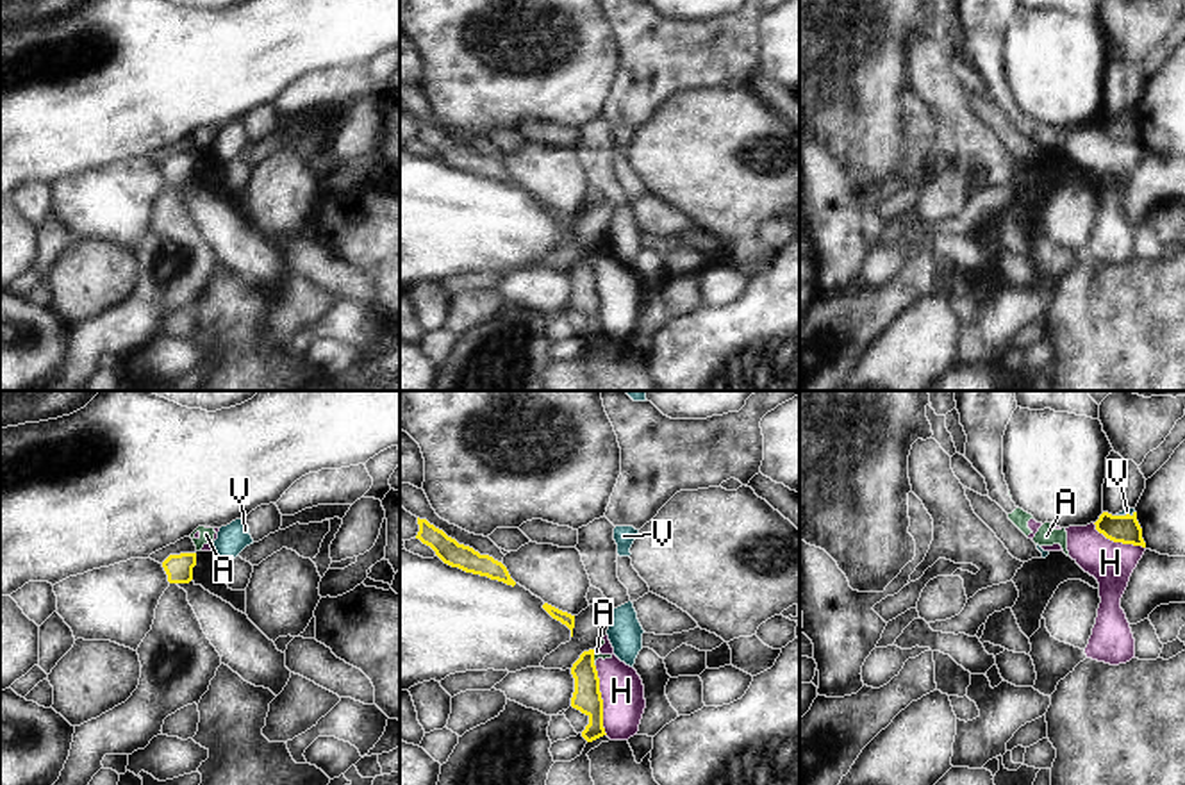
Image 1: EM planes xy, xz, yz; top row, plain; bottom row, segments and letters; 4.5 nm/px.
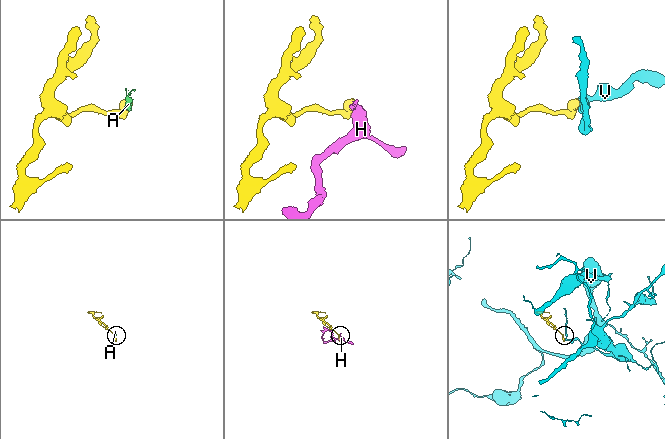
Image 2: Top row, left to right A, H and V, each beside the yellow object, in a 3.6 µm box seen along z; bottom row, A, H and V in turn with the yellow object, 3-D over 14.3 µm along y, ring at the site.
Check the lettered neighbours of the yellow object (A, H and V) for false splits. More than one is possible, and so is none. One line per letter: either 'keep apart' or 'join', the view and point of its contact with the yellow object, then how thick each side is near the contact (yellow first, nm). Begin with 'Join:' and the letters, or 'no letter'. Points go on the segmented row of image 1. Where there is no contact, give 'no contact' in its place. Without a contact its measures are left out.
Join: no letter
A: keep apart; meets yellow in xz at (593, 659); 130 nm thick on the yellow side, 30 nm on the other
H: keep apart; meets yellow in xz at (602, 700); 130 nm thick on the yellow side, 190 nm on the other
V: keep apart; meets yellow in yz at (1126, 514); 130 nm thick on the yellow side, 30 nm on the other

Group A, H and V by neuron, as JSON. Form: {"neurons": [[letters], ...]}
{"neurons": [["A", "H"], ["V"]]}

